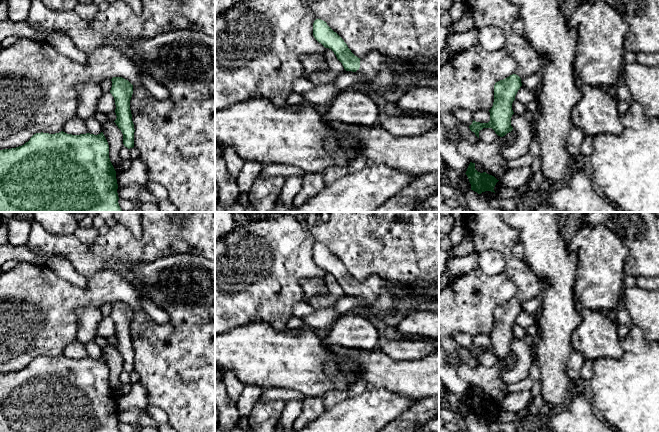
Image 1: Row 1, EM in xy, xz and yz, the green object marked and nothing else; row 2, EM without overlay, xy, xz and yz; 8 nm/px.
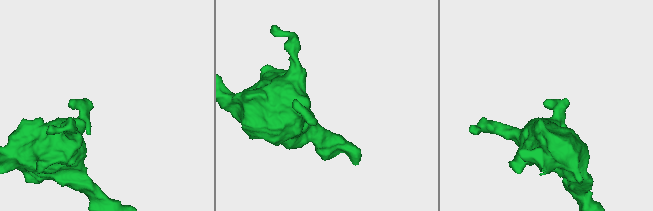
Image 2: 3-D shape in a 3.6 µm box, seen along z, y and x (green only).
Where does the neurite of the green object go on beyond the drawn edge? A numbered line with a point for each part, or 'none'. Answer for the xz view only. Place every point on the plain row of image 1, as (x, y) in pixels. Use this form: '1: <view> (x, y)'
1: xz (370, 289)

